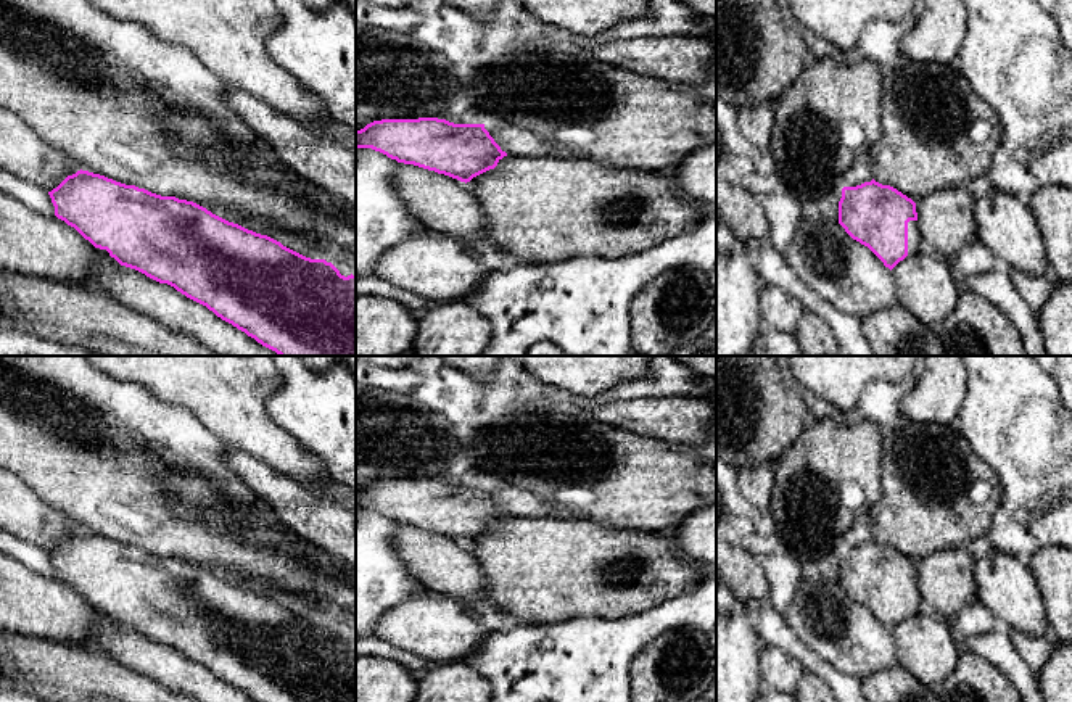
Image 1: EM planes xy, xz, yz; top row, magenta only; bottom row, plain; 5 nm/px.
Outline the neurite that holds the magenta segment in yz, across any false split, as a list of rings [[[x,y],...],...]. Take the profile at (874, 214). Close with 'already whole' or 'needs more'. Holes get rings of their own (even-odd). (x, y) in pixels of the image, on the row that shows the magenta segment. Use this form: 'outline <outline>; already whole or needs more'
outline [[[874,179],[842,188],[839,224],[890,270],[922,246],[916,203]]]; needs more

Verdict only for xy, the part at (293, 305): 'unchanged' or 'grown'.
unchanged

